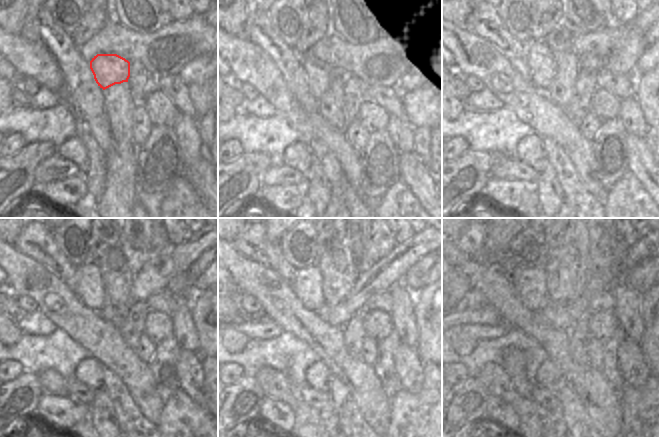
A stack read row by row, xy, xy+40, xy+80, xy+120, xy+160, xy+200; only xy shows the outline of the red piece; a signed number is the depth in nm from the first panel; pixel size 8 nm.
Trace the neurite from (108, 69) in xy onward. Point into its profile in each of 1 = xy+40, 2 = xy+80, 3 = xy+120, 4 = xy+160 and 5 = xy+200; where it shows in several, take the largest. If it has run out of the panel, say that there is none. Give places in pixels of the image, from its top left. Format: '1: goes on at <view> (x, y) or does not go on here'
1: goes on at xy+40 (320, 73)
2: goes on at xy+80 (541, 63)
3: goes on at xy+120 (87, 285)
4: goes on at xy+160 (307, 284)
5: goes on at xy+200 (530, 285)

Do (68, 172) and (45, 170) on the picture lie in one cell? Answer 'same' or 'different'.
same

